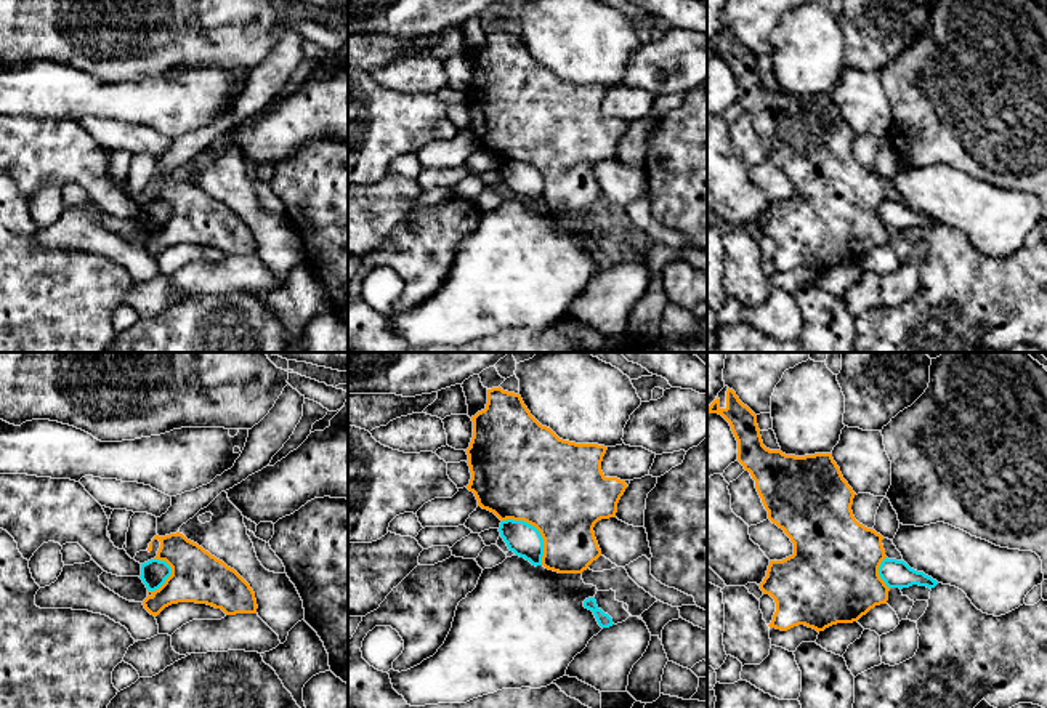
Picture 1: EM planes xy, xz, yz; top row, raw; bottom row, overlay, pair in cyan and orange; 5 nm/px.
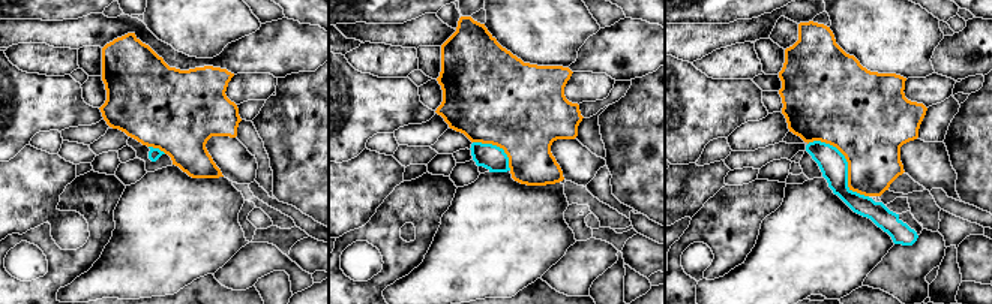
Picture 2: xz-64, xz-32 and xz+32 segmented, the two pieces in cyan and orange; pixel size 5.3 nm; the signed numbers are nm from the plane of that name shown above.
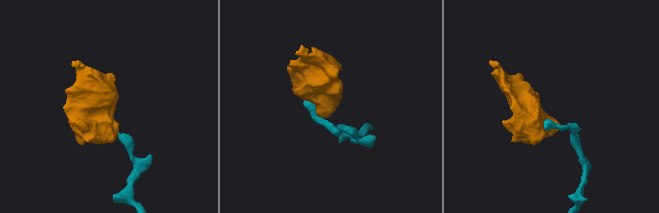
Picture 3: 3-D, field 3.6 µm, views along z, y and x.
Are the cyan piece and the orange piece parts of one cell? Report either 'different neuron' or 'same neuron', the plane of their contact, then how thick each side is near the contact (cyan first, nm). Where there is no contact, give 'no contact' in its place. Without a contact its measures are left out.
same neuron | xz | 170/460 nm

